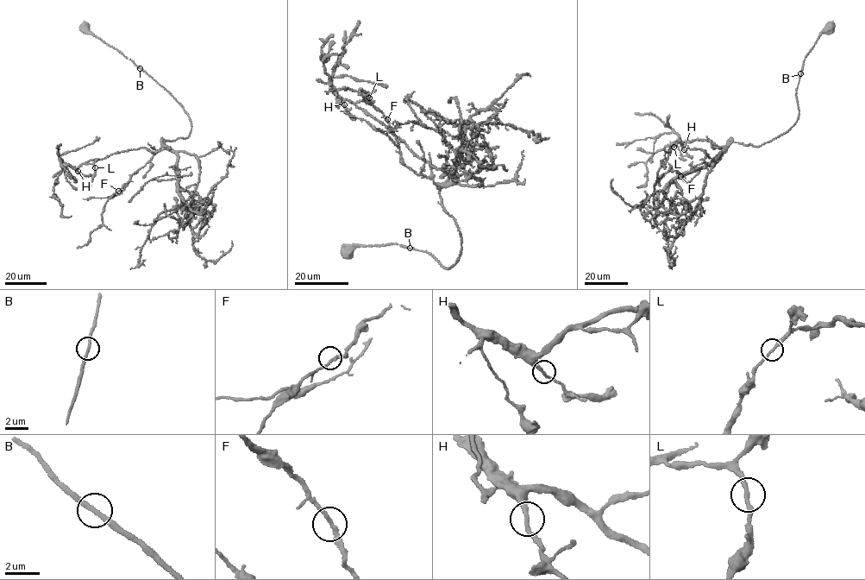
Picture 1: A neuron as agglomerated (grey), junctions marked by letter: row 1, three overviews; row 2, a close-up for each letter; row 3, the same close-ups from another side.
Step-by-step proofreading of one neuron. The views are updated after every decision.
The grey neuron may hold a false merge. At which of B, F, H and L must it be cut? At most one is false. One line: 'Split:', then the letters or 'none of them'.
Split: none of them

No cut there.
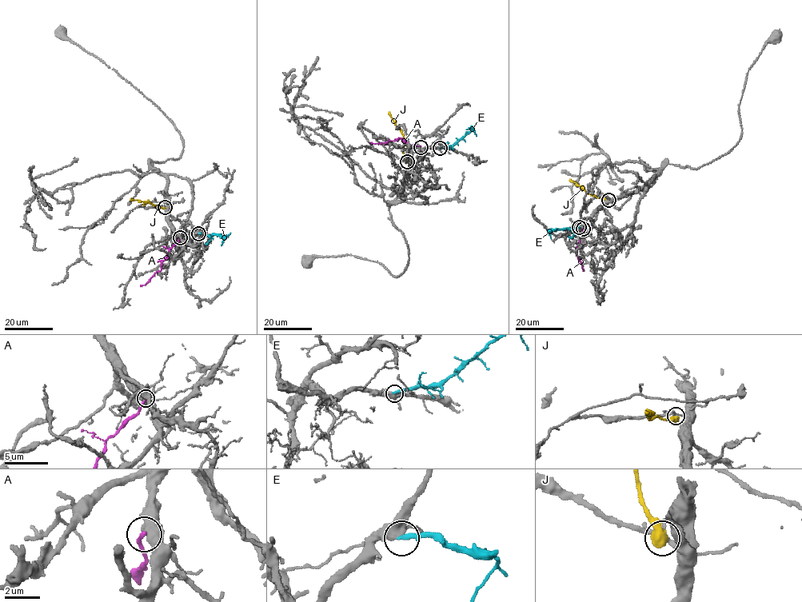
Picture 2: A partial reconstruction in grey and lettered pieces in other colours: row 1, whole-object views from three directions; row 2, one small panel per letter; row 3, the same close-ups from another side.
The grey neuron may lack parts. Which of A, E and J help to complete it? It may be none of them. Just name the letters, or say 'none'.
E

